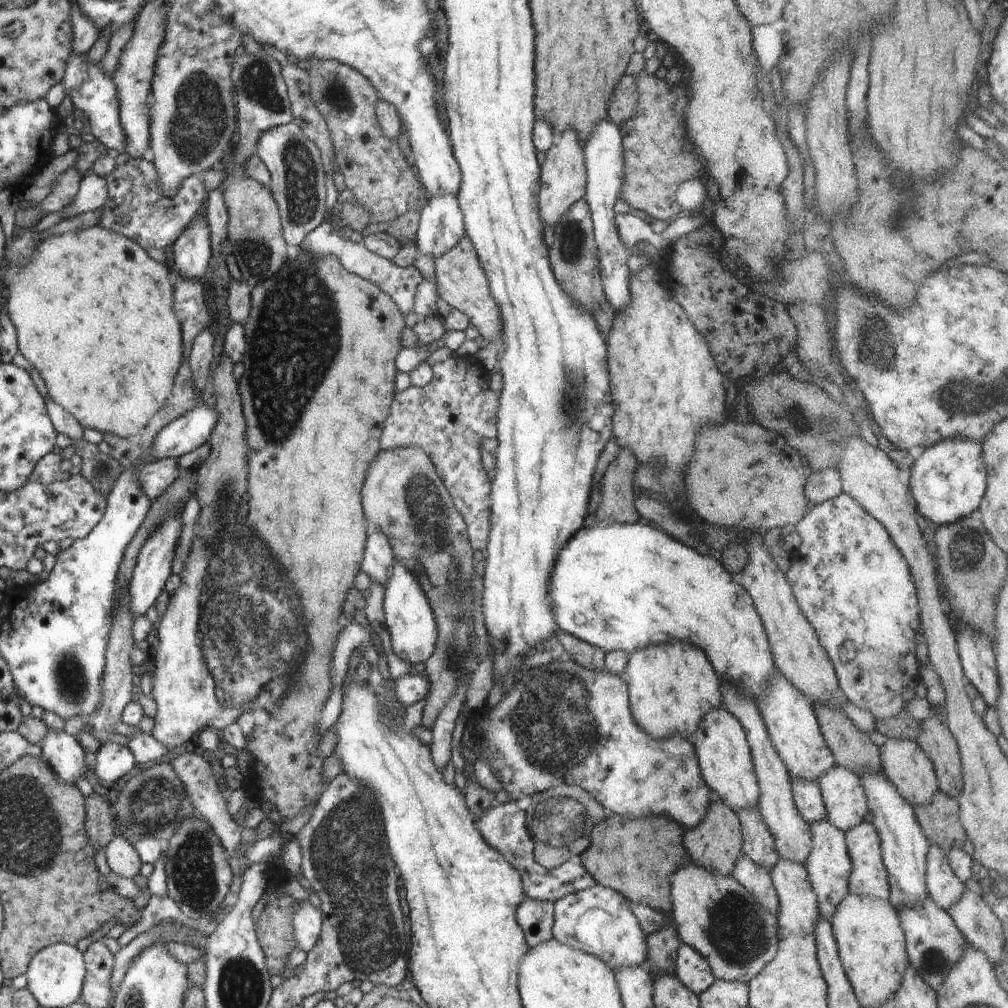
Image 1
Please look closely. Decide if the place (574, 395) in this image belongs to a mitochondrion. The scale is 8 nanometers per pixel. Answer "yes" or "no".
yes

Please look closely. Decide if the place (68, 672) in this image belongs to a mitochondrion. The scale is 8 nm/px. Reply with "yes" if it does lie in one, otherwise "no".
yes

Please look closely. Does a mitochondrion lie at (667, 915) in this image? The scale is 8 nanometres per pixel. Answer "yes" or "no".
no

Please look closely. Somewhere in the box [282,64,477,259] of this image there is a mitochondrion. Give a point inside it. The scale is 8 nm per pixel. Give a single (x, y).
(336, 93)

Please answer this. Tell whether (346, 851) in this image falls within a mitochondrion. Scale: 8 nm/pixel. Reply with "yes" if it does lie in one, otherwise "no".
yes

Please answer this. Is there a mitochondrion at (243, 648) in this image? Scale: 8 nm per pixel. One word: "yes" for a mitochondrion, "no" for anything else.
yes

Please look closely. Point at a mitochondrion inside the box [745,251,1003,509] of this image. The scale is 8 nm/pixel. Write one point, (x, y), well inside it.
(879, 344)

